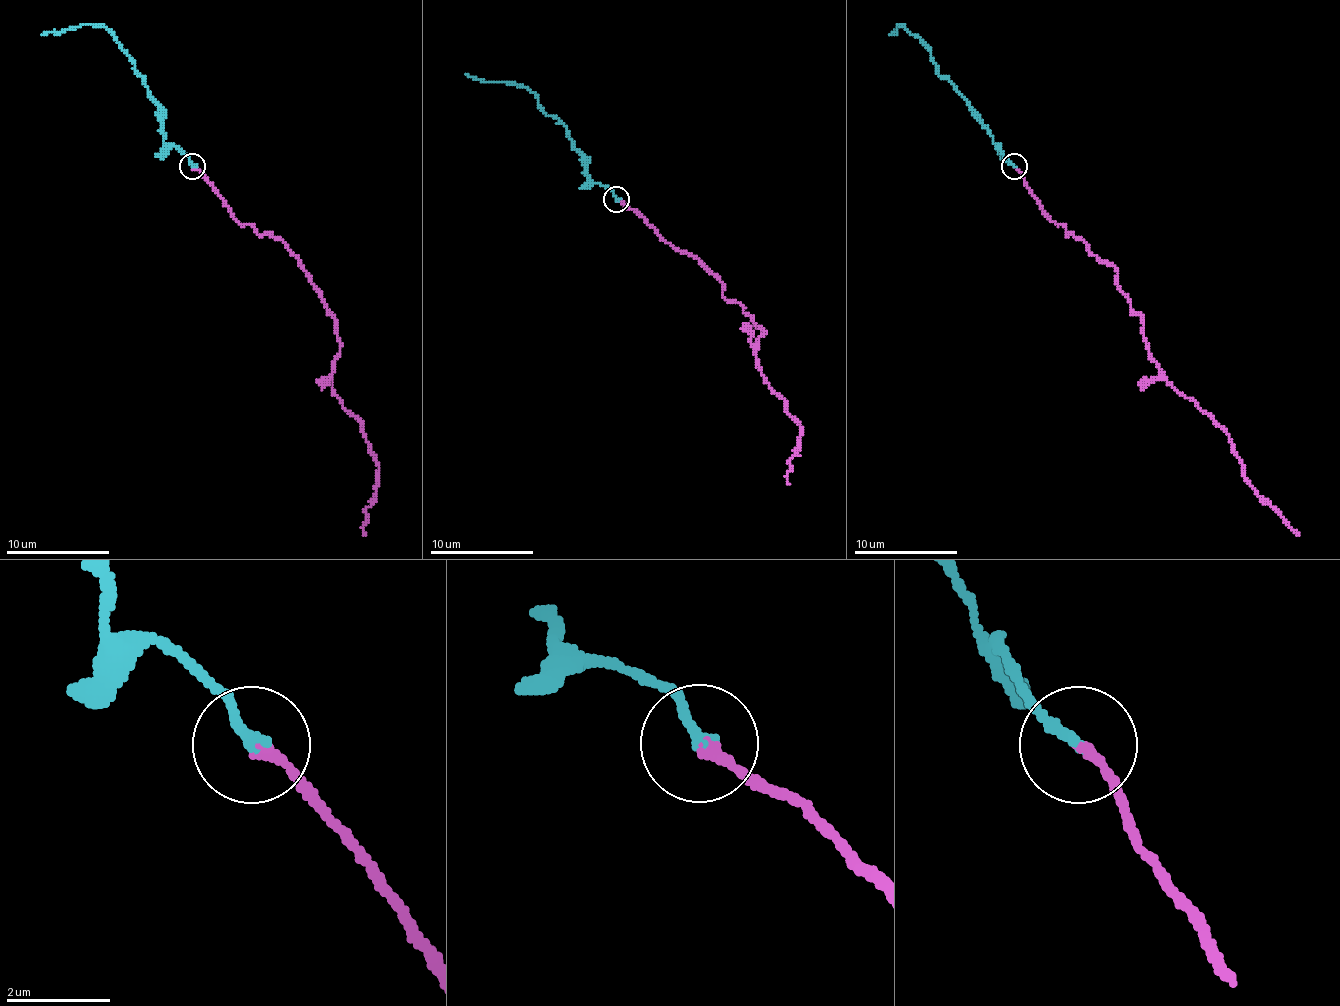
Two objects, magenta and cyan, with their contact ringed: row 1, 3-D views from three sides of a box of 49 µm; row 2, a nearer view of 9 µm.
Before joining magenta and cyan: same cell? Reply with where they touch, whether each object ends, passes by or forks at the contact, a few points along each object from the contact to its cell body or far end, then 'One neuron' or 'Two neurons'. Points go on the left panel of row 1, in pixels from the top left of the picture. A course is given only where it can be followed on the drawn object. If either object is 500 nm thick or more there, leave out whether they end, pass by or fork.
Place: (192, 166). At the ring magenta ends. At the ring cyan ends. Course of magenta: (192, 167), (241, 224), (285, 245), (334, 317), (339, 356), (332, 392), (365, 436), (378, 473), (365, 535). Course of cyan: (192, 167), (184, 154), (163, 141), (163, 110), (137, 73), (132, 58), (101, 24), (41, 35). One neuron

